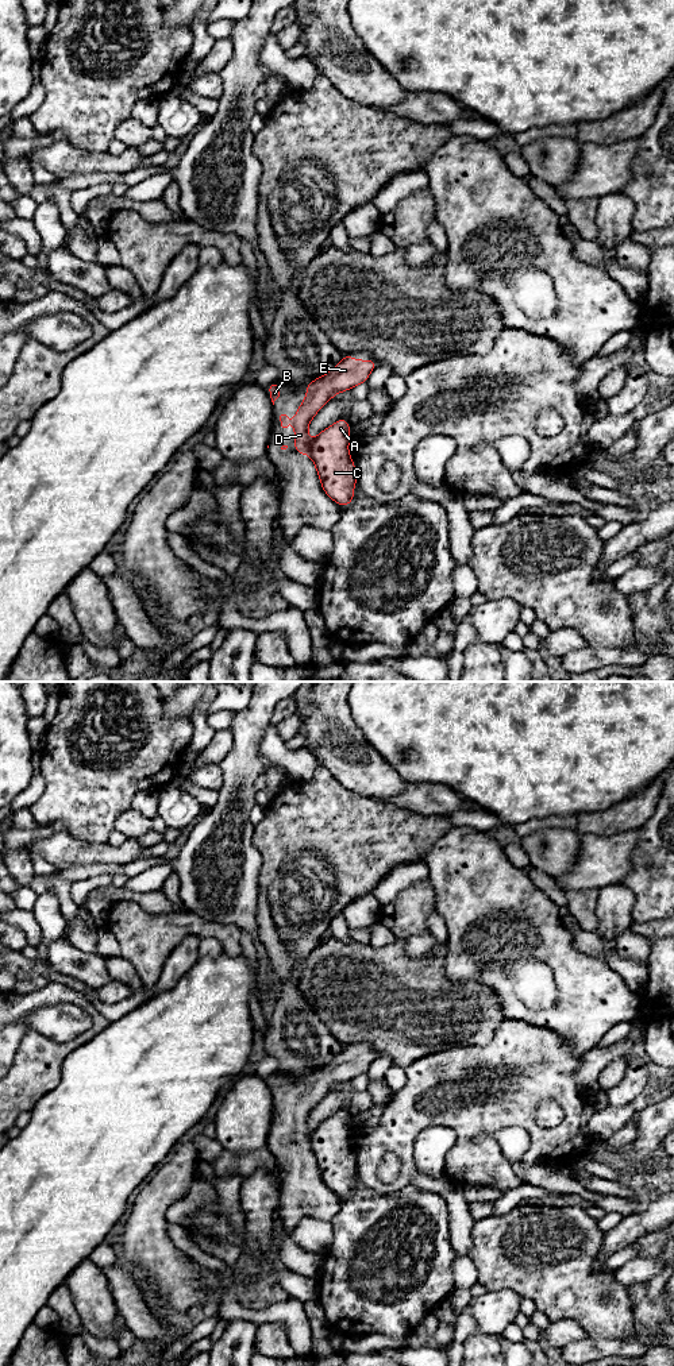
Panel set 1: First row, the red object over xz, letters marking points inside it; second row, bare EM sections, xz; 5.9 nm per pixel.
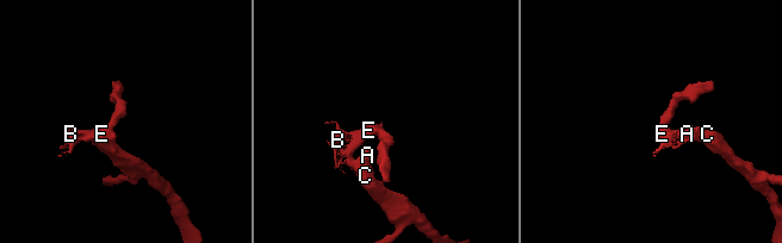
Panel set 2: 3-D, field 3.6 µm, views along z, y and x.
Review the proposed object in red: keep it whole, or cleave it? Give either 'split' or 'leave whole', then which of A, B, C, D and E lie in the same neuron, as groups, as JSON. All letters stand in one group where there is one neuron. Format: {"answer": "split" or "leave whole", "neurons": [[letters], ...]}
{"answer": "split", "neurons": [["A", "C"], ["B", "D", "E"]]}

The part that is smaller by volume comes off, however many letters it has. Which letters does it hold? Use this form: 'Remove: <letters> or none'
Remove: B, D, E

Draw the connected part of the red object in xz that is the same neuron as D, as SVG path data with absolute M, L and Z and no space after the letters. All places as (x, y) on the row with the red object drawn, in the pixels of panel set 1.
M343 355L342 360L330 373L304 386L308 394L293 418L296 452L311 455L313 441L309 440L307 433L311 420L338 393L366 383L375 367L377 362L373 358L357 360L351 355Z

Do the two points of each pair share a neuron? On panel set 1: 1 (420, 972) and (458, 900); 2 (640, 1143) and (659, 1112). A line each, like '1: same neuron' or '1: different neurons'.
1: different neurons
2: same neuron

